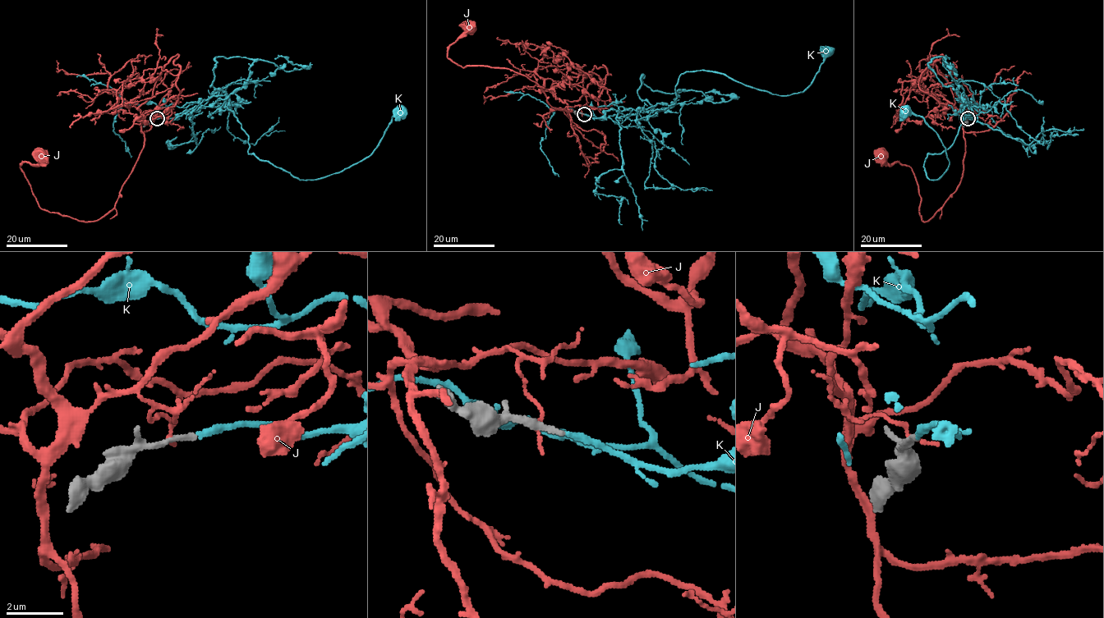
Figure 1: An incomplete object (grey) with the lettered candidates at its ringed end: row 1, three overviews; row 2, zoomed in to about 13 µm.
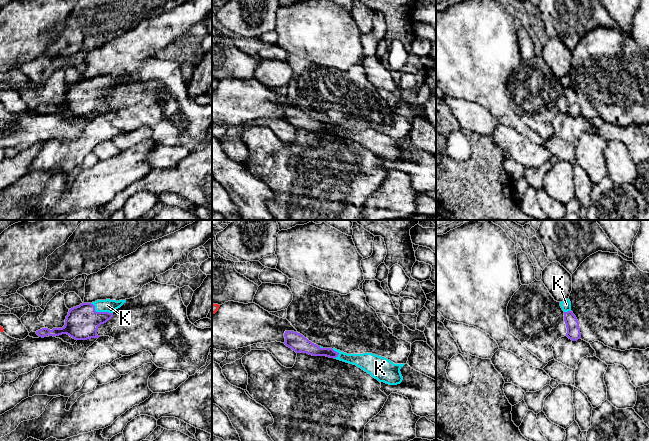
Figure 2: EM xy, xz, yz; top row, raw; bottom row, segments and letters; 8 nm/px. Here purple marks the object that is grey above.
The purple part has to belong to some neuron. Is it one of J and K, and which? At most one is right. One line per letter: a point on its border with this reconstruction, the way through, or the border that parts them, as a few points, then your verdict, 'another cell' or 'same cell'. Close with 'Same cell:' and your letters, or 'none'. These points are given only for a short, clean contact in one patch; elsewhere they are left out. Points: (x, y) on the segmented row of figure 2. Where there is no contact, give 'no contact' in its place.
J: no contact; another cell
K: contact xy (99, 312); way xy (81, 323), (87, 317), (99, 312), (107, 305); same cell
Same cell: K

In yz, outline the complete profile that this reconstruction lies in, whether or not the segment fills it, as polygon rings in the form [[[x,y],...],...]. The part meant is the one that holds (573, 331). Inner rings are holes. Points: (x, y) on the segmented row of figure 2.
[[[566,299],[560,302],[560,306],[564,311],[564,321],[567,328],[566,336],[572,341],[577,341],[581,338],[579,322],[576,316],[571,311],[571,302],[569,299]]]

